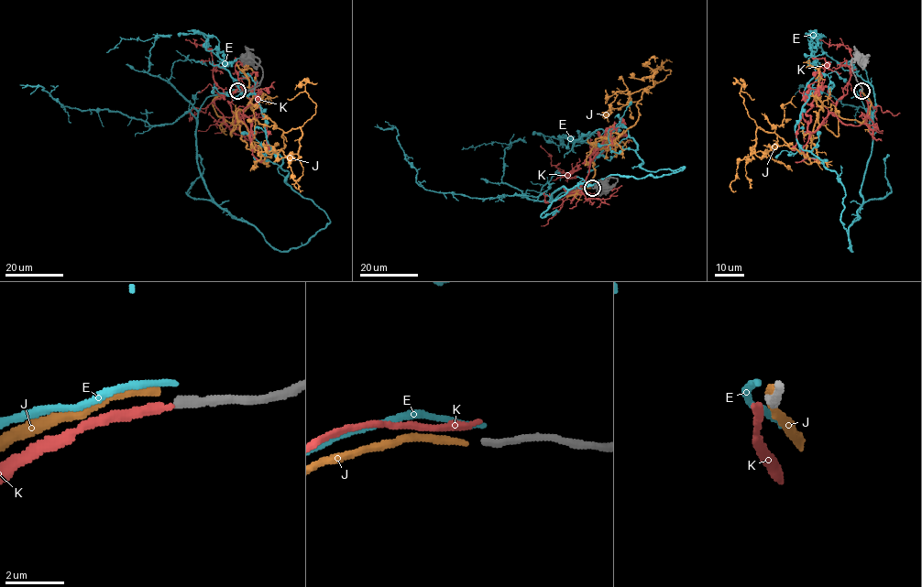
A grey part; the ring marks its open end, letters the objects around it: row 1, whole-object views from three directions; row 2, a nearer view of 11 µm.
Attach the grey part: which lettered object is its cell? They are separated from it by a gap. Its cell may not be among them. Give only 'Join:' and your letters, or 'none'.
Join: none

